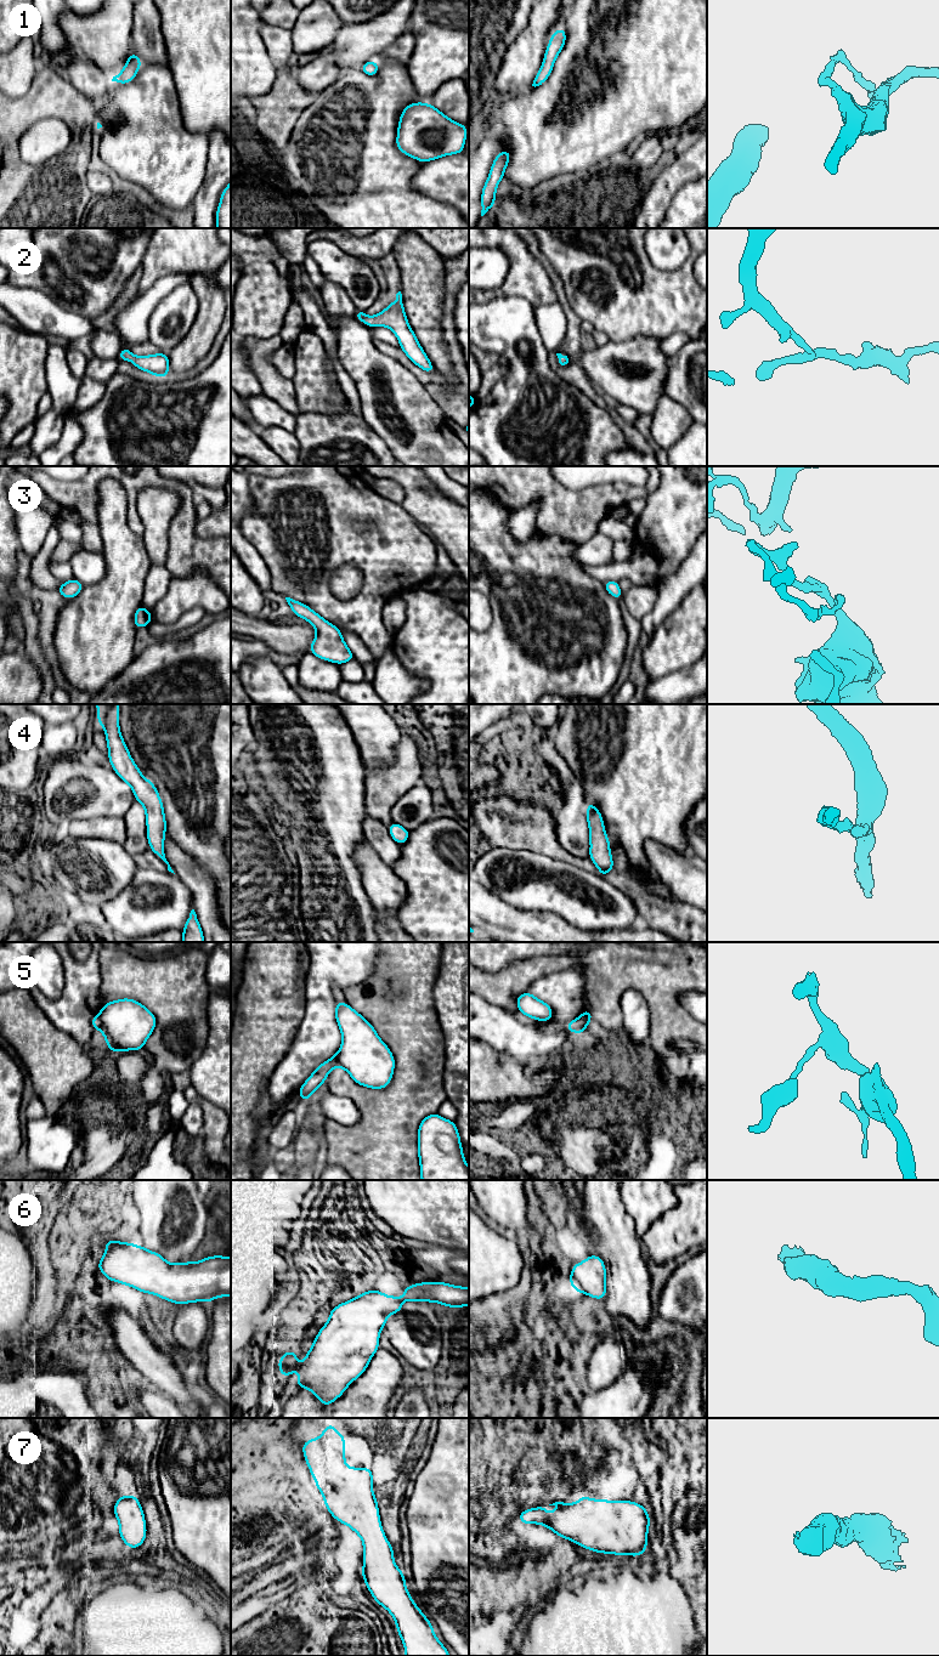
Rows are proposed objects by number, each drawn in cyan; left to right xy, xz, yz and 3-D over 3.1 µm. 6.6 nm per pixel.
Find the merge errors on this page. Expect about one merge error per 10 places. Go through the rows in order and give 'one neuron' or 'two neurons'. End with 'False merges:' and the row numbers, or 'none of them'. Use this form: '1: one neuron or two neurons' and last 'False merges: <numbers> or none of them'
1: one neuron
2: one neuron
3: one neuron
4: one neuron
5: two neurons
6: one neuron
7: one neuron
False merges: 5

